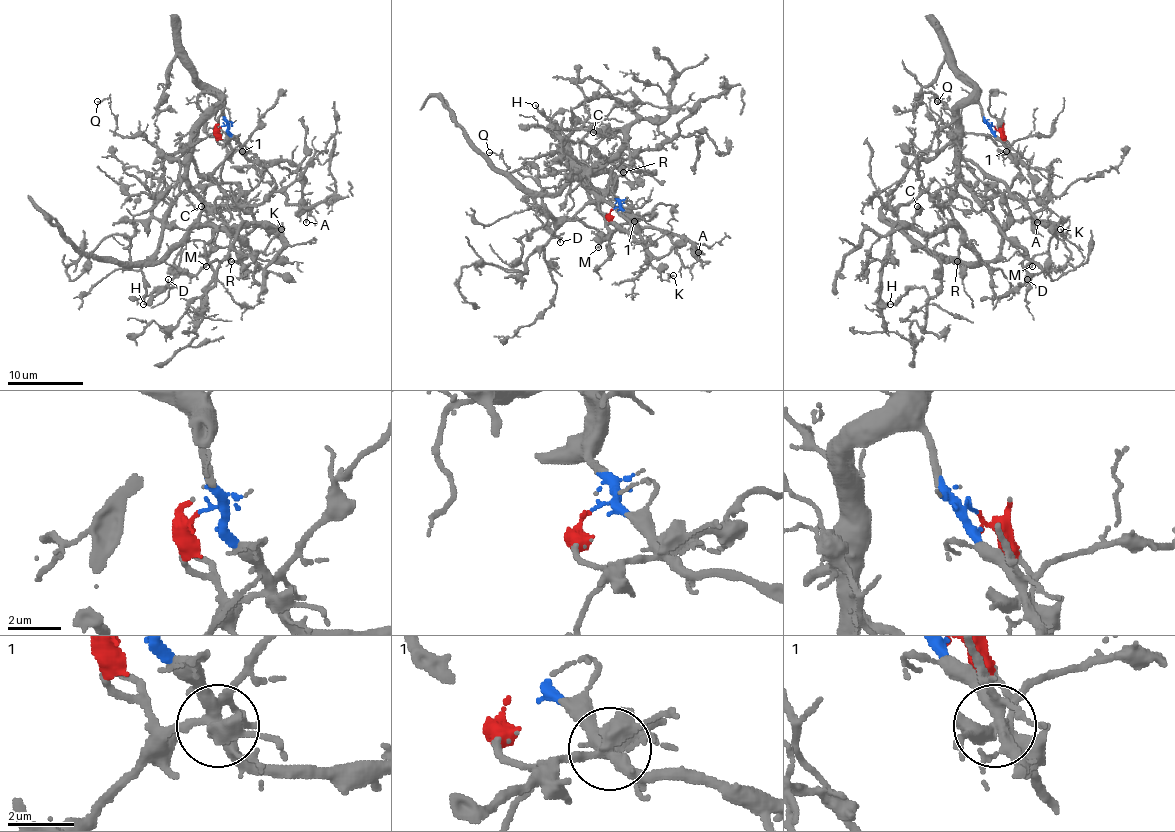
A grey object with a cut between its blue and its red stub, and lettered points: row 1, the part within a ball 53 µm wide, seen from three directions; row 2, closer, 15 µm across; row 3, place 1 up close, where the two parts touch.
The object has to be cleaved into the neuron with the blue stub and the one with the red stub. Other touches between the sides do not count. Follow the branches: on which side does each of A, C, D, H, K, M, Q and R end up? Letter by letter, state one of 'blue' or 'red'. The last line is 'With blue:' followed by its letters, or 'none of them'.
A: blue
C: red
D: red
H: red
K: blue
M: blue
Q: blue
R: red
With blue: A, K, M, Q

